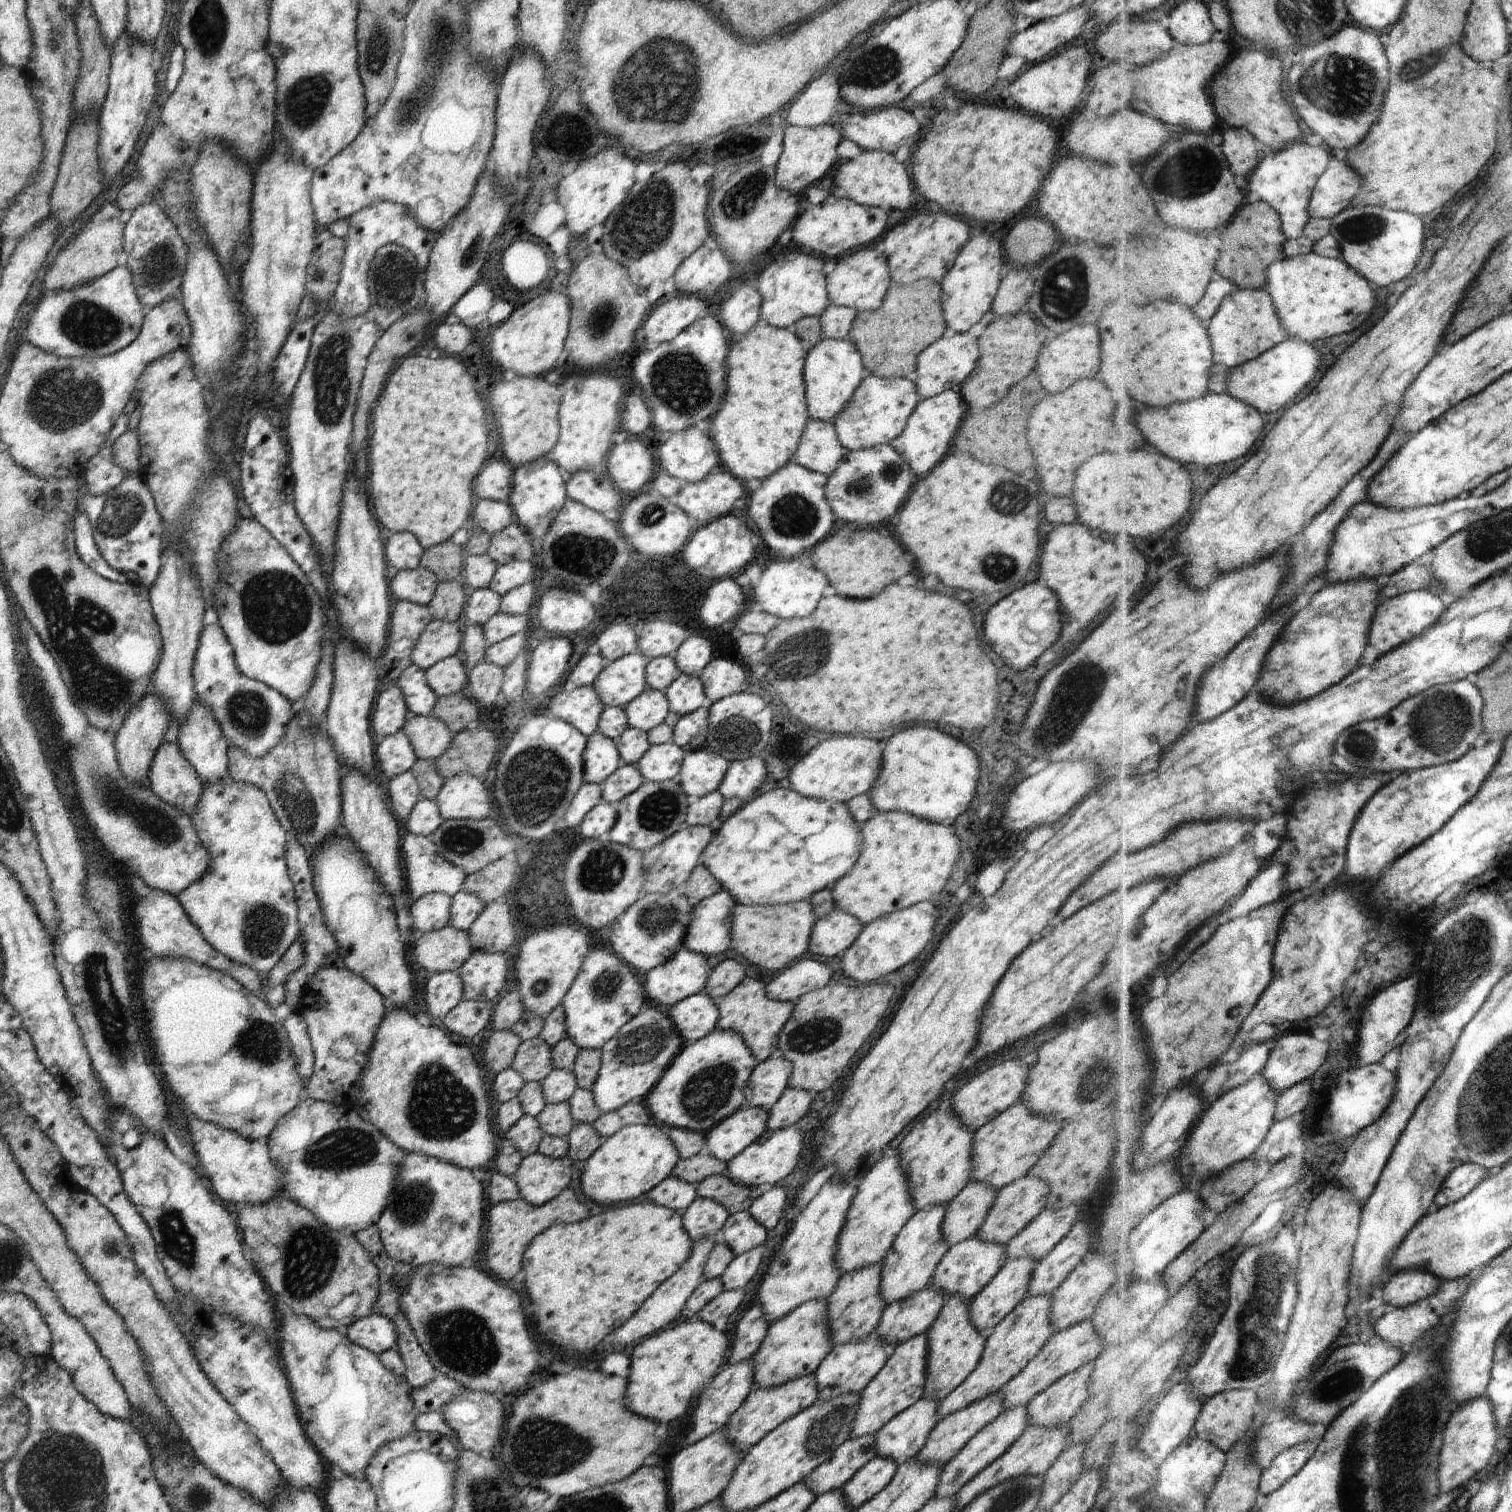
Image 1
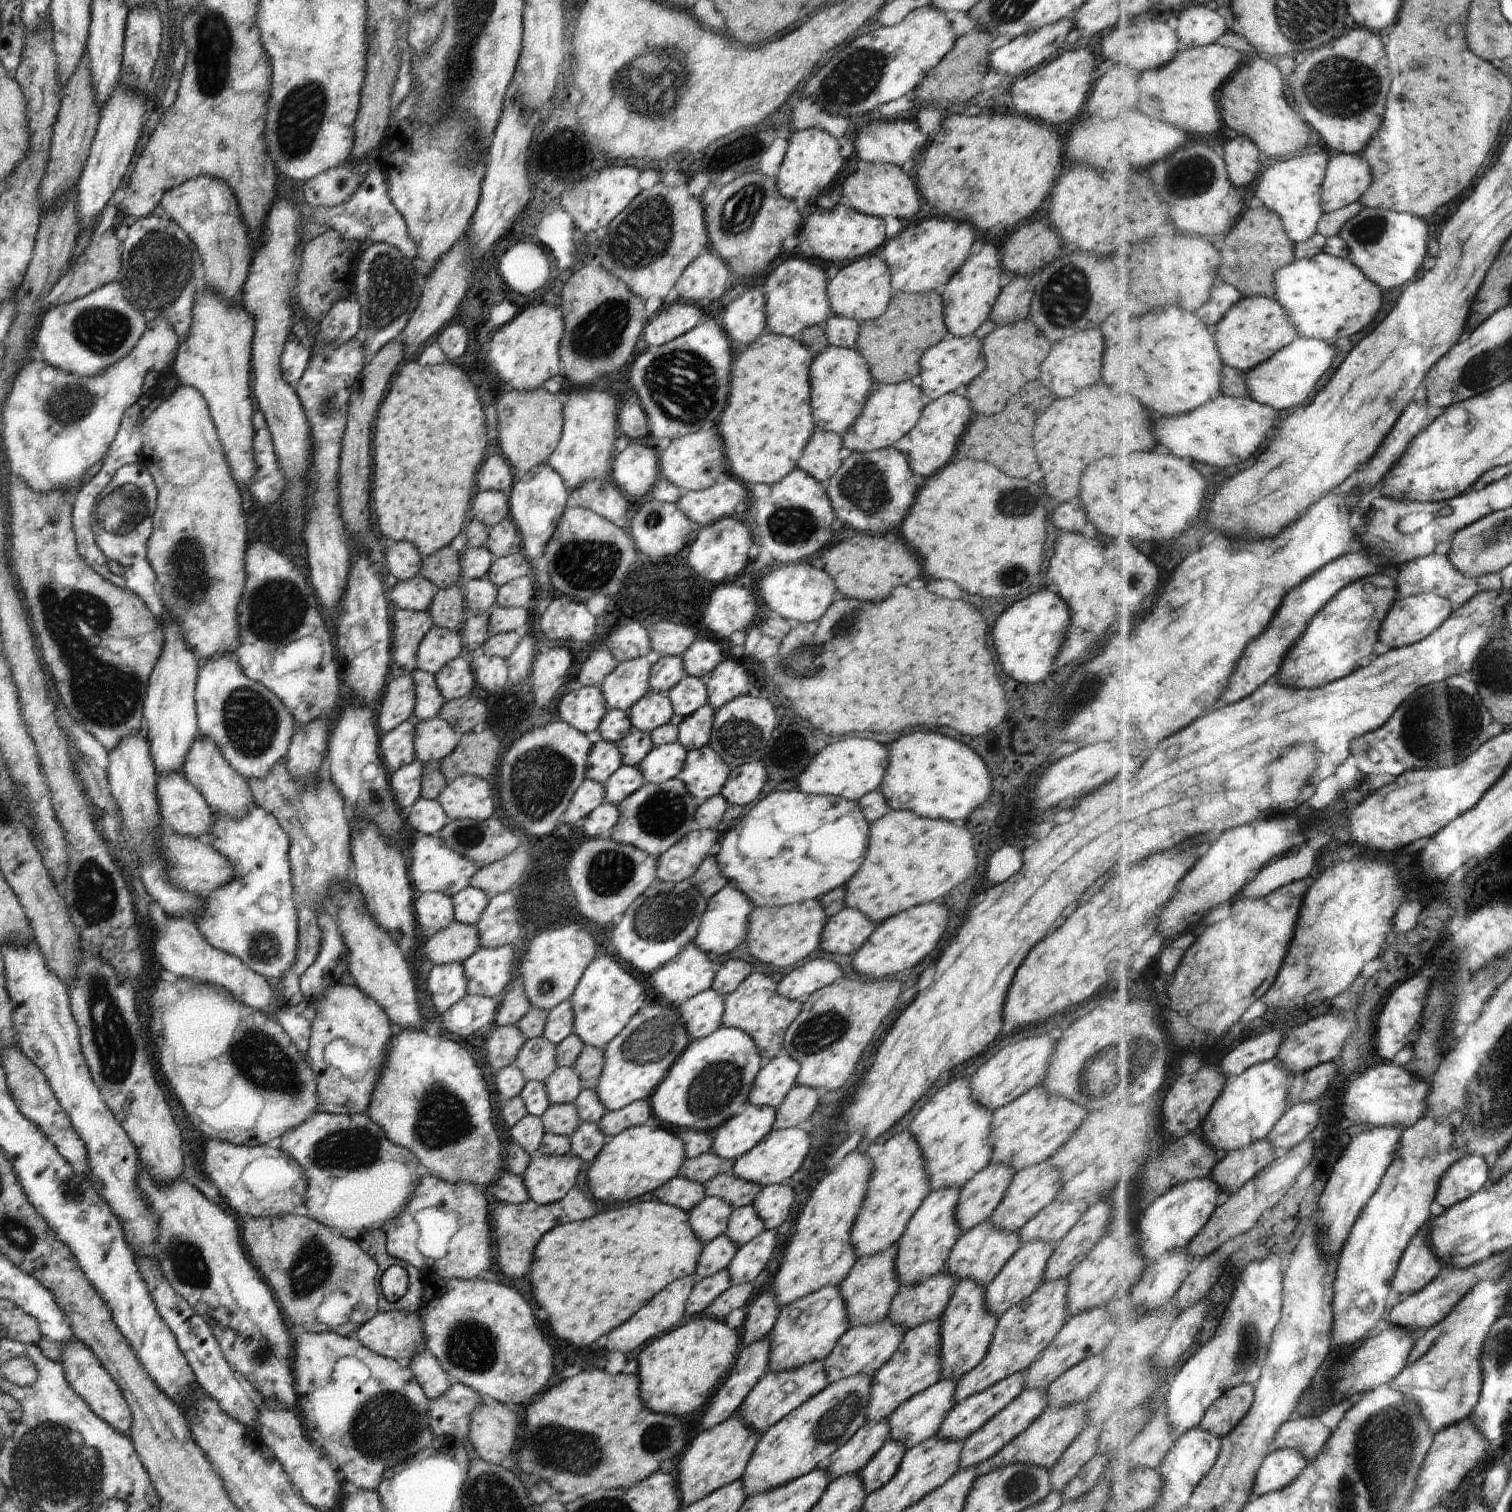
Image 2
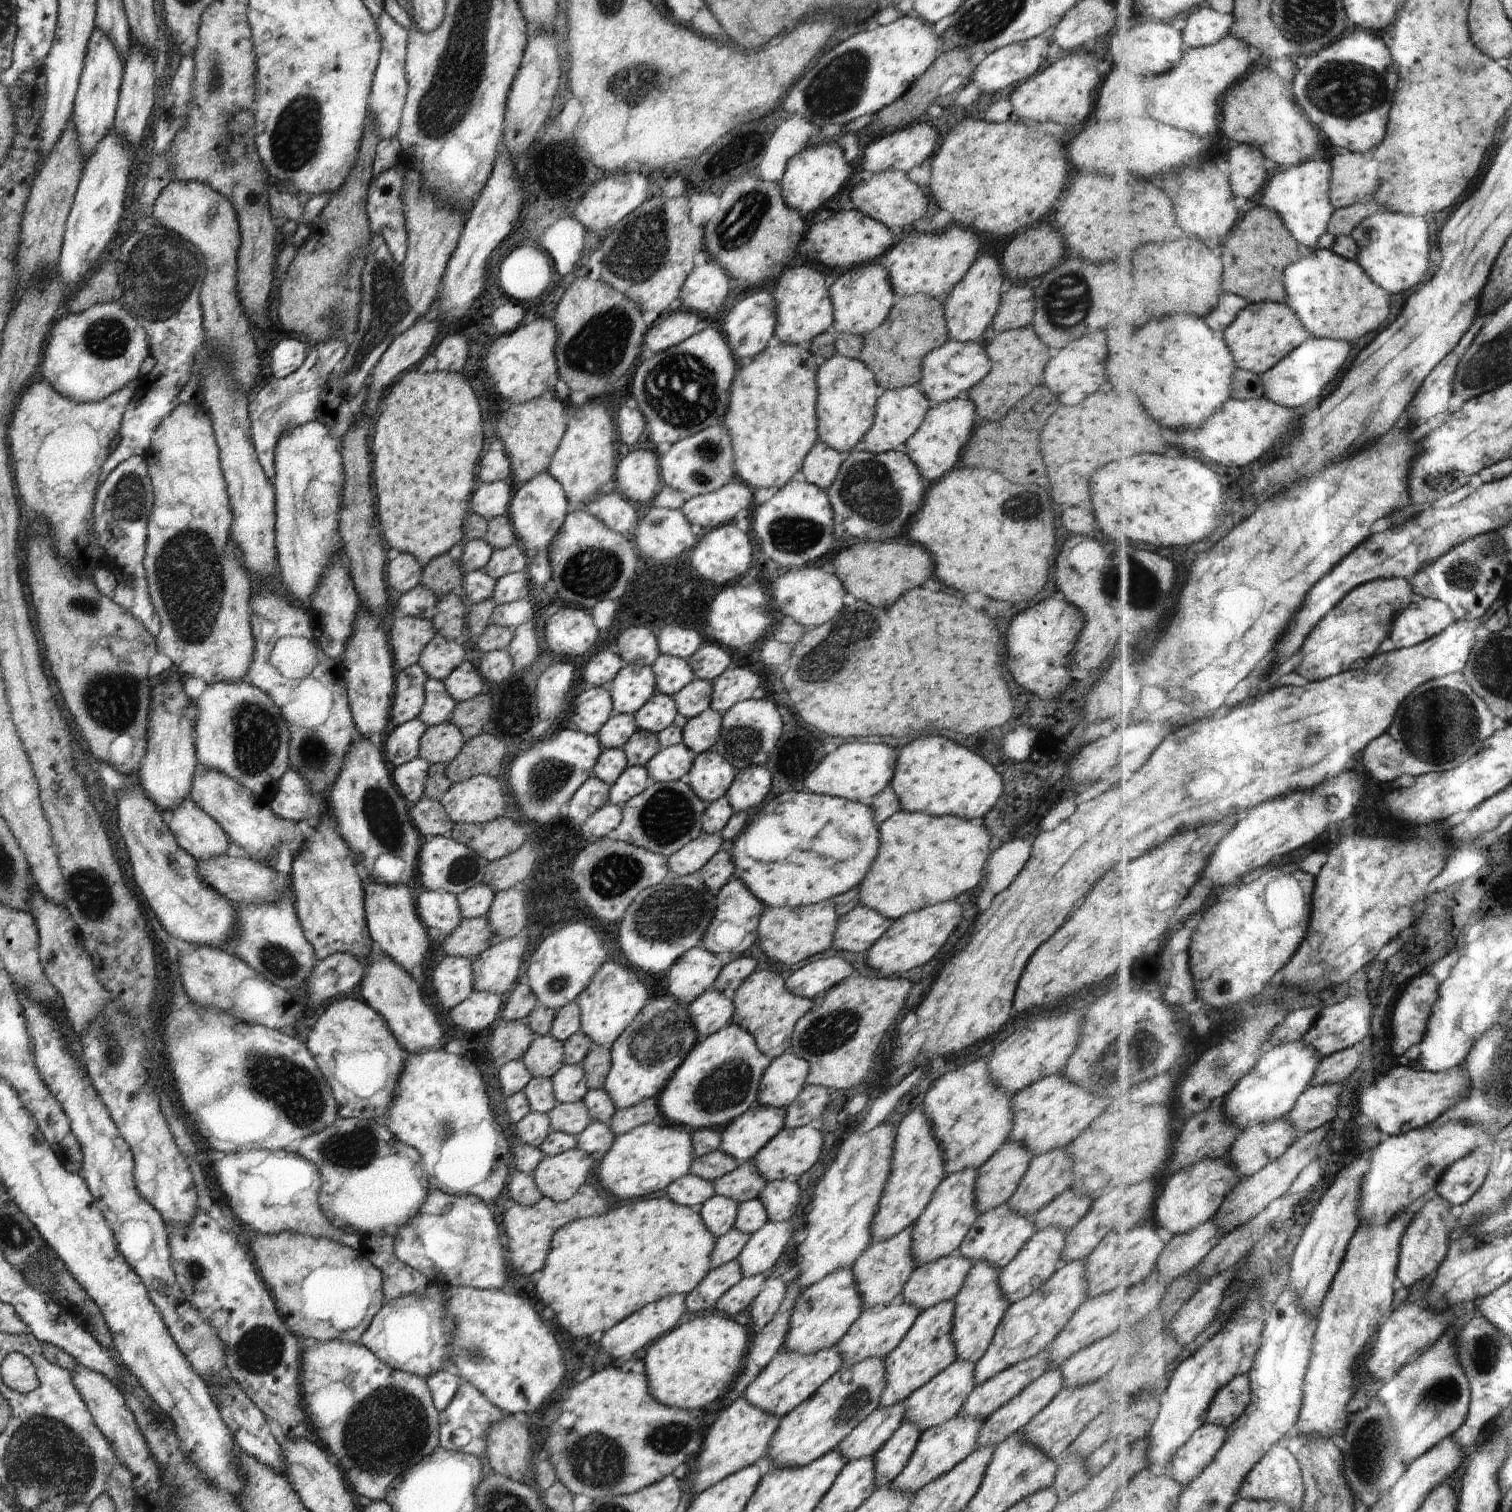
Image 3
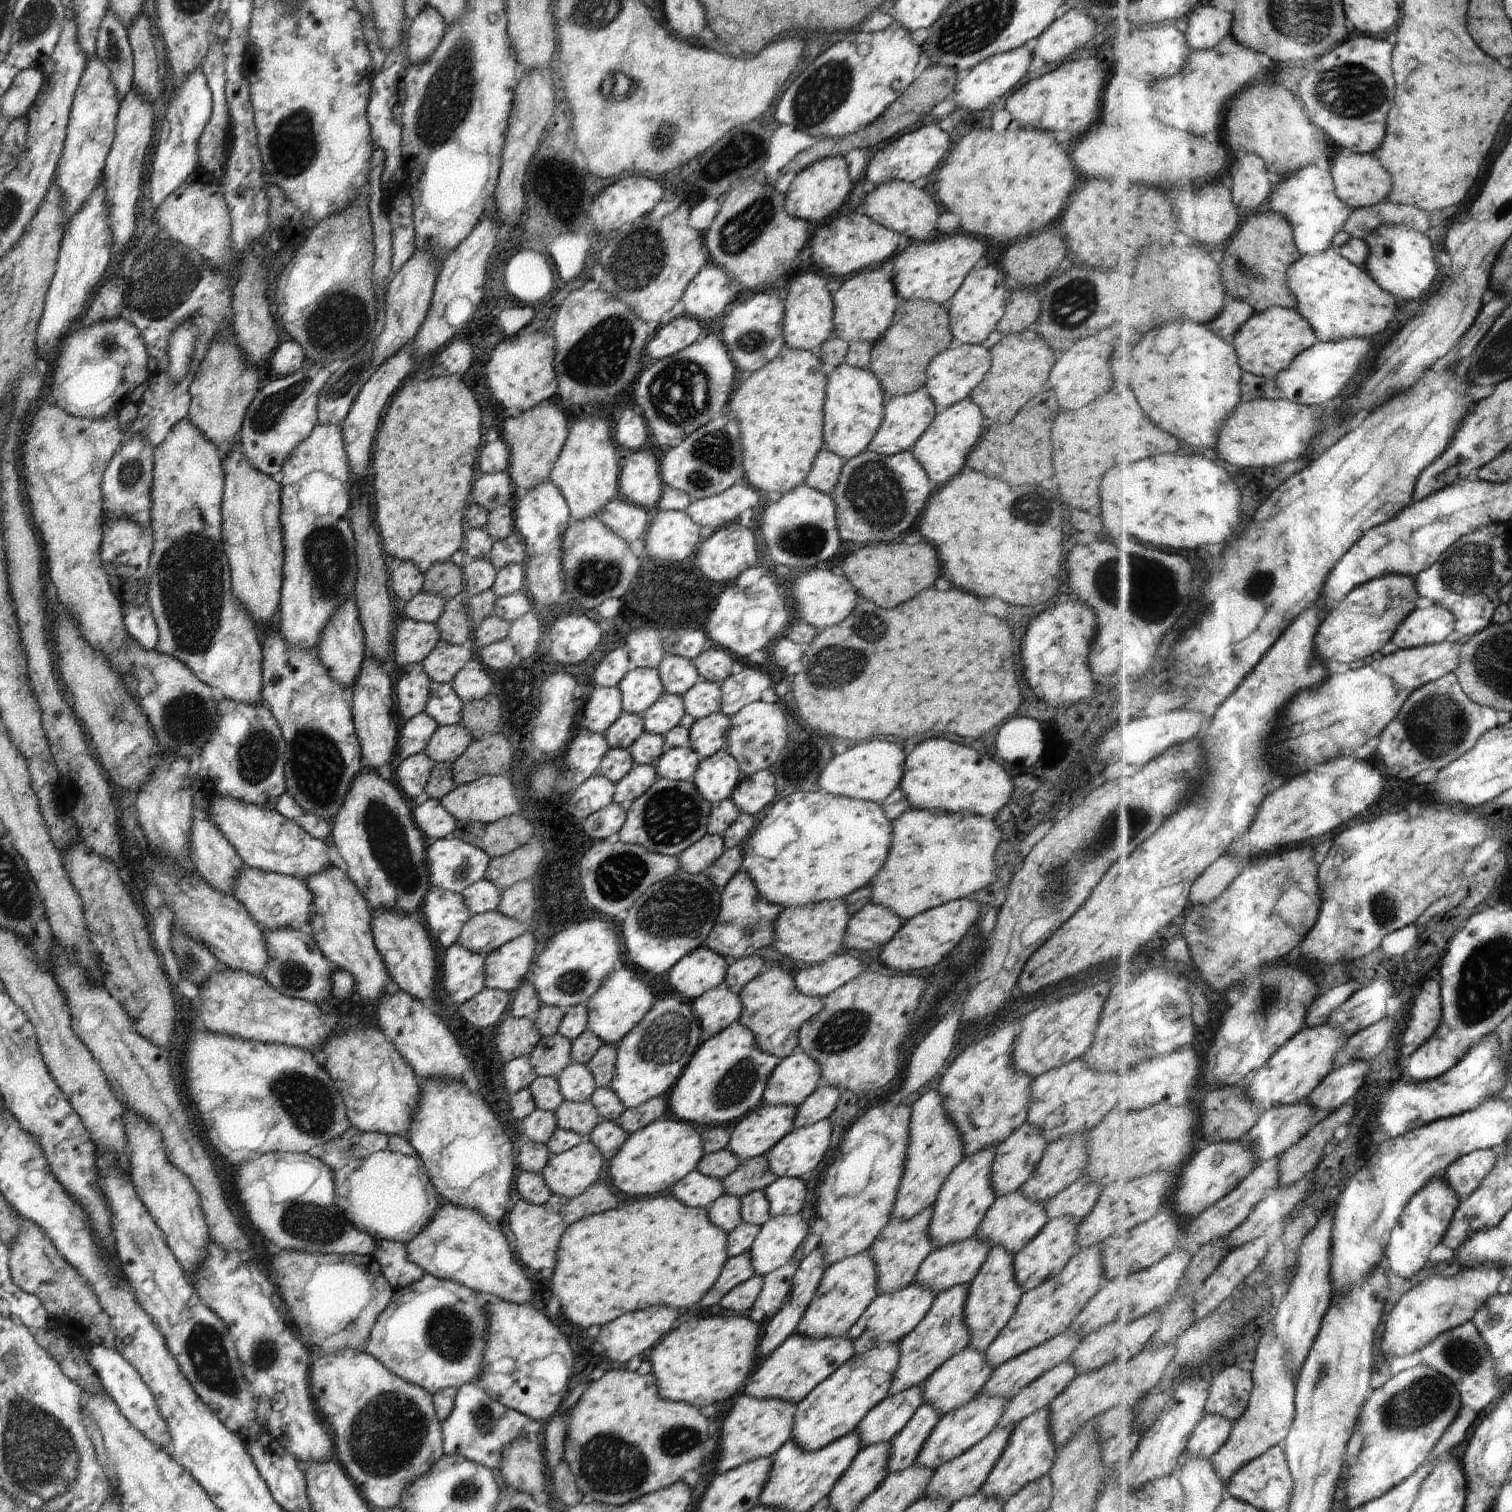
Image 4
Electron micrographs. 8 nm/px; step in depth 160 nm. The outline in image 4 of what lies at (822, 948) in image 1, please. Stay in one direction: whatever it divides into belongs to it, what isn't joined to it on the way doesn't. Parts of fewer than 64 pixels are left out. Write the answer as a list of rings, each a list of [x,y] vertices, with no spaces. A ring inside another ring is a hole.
[[[870,902],[851,915],[844,931],[843,946],[850,950],[874,950],[886,944],[903,922],[889,908]]]

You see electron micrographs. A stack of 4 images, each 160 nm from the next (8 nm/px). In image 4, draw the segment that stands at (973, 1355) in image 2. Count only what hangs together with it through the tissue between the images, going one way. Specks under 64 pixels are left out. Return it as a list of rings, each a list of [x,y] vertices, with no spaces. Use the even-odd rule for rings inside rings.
[[[992,1247],[984,1264],[980,1265],[976,1276],[968,1284],[968,1296],[963,1310],[963,1323],[968,1329],[969,1348],[985,1353],[996,1335],[1012,1318],[1016,1305],[1020,1302],[1021,1288],[1015,1280],[1012,1266],[1013,1256],[1002,1247]]]

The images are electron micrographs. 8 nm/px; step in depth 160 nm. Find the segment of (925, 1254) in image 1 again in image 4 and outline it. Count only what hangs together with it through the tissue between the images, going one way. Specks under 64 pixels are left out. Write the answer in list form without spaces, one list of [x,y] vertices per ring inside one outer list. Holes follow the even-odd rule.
[[[995,1146],[986,1147],[964,1158],[960,1164],[956,1165],[956,1168],[952,1169],[940,1187],[927,1228],[934,1250],[952,1243],[961,1243],[974,1236],[985,1212],[997,1199],[989,1181],[990,1165],[994,1160]]]

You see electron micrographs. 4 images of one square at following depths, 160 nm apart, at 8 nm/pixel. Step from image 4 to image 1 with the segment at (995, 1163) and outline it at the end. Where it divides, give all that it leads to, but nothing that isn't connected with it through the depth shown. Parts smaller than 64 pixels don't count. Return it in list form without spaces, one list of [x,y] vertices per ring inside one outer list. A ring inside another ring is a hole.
[[[970,1182],[946,1204],[942,1236],[948,1246],[976,1236],[990,1212],[997,1191],[986,1182]]]

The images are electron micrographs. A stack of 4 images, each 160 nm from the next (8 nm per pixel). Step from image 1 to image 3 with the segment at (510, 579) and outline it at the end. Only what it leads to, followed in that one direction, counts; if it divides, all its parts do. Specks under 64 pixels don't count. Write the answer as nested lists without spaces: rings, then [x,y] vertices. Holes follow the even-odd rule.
[[[519,543],[505,549],[493,549],[488,564],[483,571],[498,580],[510,573],[526,573],[528,559]]]

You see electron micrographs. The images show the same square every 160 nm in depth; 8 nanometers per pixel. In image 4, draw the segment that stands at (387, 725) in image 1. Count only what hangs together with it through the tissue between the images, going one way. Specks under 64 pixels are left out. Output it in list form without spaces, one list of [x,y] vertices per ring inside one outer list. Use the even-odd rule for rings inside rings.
[[[422,663],[402,667],[402,676],[396,682],[396,700],[402,721],[425,712],[431,696],[431,678],[423,669]]]

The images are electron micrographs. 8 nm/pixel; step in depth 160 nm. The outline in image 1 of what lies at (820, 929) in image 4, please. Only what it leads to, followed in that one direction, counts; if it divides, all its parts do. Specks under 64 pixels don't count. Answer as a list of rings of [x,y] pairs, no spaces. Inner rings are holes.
[[[808,899],[773,906],[736,905],[732,910],[731,947],[760,968],[782,971],[808,950],[815,922],[814,908]]]

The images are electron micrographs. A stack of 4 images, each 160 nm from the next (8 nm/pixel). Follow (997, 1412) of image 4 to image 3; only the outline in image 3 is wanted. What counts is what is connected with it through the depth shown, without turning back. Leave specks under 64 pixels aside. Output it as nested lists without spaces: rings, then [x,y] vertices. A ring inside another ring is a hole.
[[[958,1414],[940,1426],[925,1430],[920,1435],[914,1452],[904,1465],[902,1472],[888,1484],[889,1488],[914,1495],[929,1482],[952,1470],[959,1462],[972,1454],[972,1451],[976,1450],[976,1437],[979,1435],[982,1423],[982,1419],[964,1418]]]

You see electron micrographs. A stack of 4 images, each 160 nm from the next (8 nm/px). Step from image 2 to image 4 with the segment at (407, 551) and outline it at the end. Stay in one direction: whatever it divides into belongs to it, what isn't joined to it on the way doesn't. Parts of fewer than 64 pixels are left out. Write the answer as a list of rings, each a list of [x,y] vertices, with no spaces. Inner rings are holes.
[[[408,561],[392,570],[389,580],[393,597],[407,601],[422,590],[424,577],[420,569],[412,561]]]

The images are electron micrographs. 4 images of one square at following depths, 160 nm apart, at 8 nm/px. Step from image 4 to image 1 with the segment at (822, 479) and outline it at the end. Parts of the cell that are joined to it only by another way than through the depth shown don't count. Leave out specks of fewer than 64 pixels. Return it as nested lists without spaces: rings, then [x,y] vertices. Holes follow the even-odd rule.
[[[809,419],[798,449],[790,461],[807,470],[830,477],[849,451],[840,445],[830,421]]]

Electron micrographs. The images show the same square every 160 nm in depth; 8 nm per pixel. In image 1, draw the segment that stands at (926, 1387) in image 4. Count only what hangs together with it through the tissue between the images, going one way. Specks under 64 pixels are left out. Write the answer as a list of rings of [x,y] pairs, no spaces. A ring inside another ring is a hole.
[[[922,1397],[889,1420],[875,1434],[875,1453],[879,1457],[892,1459],[897,1466],[916,1458],[938,1422],[936,1409],[939,1402]]]

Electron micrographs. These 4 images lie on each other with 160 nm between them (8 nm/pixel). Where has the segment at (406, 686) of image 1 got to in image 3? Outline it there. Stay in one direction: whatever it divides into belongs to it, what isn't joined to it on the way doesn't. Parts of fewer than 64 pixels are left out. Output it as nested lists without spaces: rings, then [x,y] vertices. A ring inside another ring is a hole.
[[[428,678],[424,683],[424,690],[425,701],[418,716],[419,720],[428,727],[450,721],[457,700],[448,694],[443,681]]]

